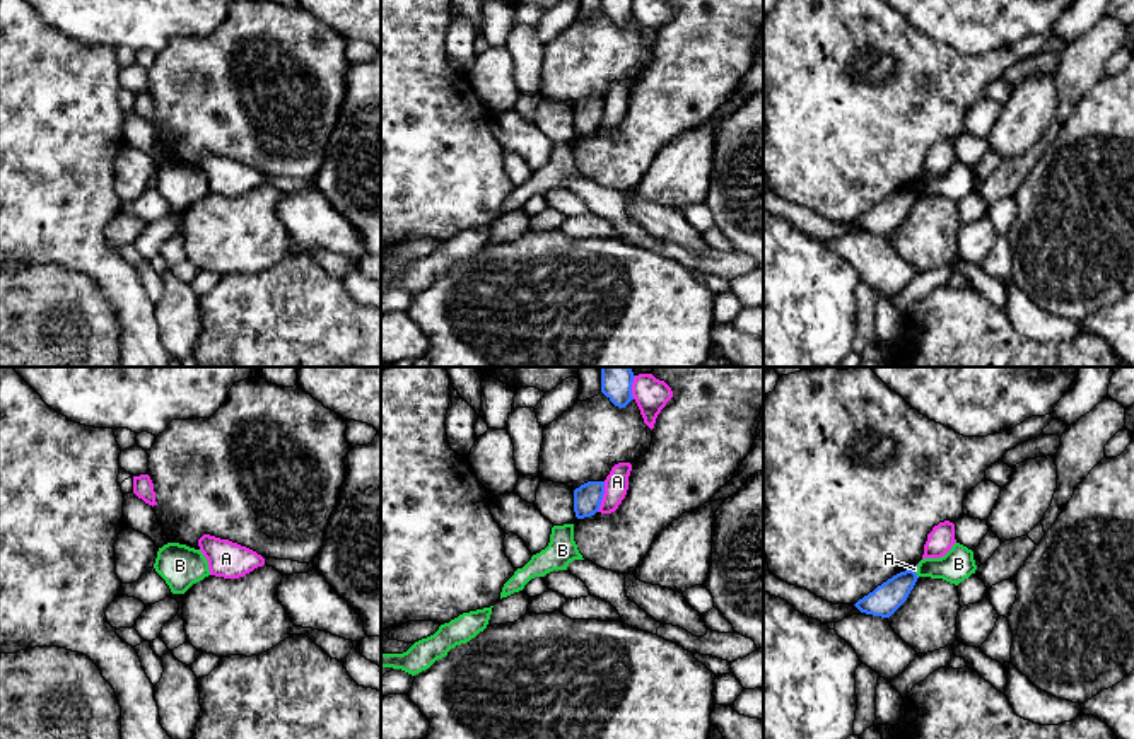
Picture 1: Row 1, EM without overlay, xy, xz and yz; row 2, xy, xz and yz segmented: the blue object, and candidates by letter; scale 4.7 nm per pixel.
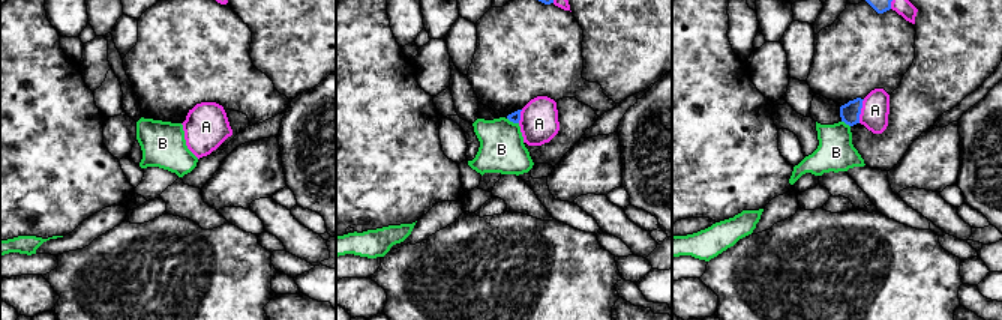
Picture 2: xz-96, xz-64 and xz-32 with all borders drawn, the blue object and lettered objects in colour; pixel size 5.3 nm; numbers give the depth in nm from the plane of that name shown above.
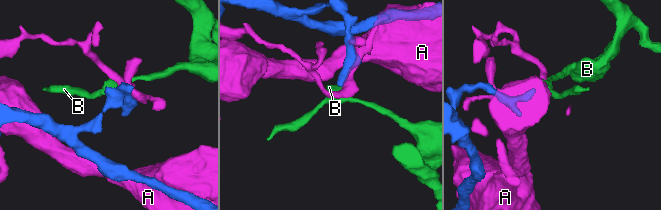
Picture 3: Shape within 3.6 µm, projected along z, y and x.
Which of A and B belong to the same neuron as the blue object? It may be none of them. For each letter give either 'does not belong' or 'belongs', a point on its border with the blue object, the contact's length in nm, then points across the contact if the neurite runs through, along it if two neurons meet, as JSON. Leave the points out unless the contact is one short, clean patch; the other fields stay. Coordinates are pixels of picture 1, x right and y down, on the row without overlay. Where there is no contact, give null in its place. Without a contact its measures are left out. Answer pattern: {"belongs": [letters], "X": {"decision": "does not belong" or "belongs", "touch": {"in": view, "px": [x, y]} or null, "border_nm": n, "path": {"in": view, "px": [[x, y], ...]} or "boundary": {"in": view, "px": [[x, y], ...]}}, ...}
{"belongs": [], "A": {"decision": "does not belong", "touch": {"in": "xz", "px": [602, 115]}, "border_nm": 150}, "B": {"decision": "does not belong", "touch": {"in": "yz", "px": [916, 193]}, "border_nm": 40, "boundary": {"in": "yz", "px": [[914, 190], [917, 195]]}}}

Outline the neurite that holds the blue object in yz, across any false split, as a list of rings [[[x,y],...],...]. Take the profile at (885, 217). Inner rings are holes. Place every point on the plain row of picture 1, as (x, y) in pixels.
[[[914,188],[900,189],[859,217],[854,224],[861,230],[890,236],[907,218],[917,196]]]

